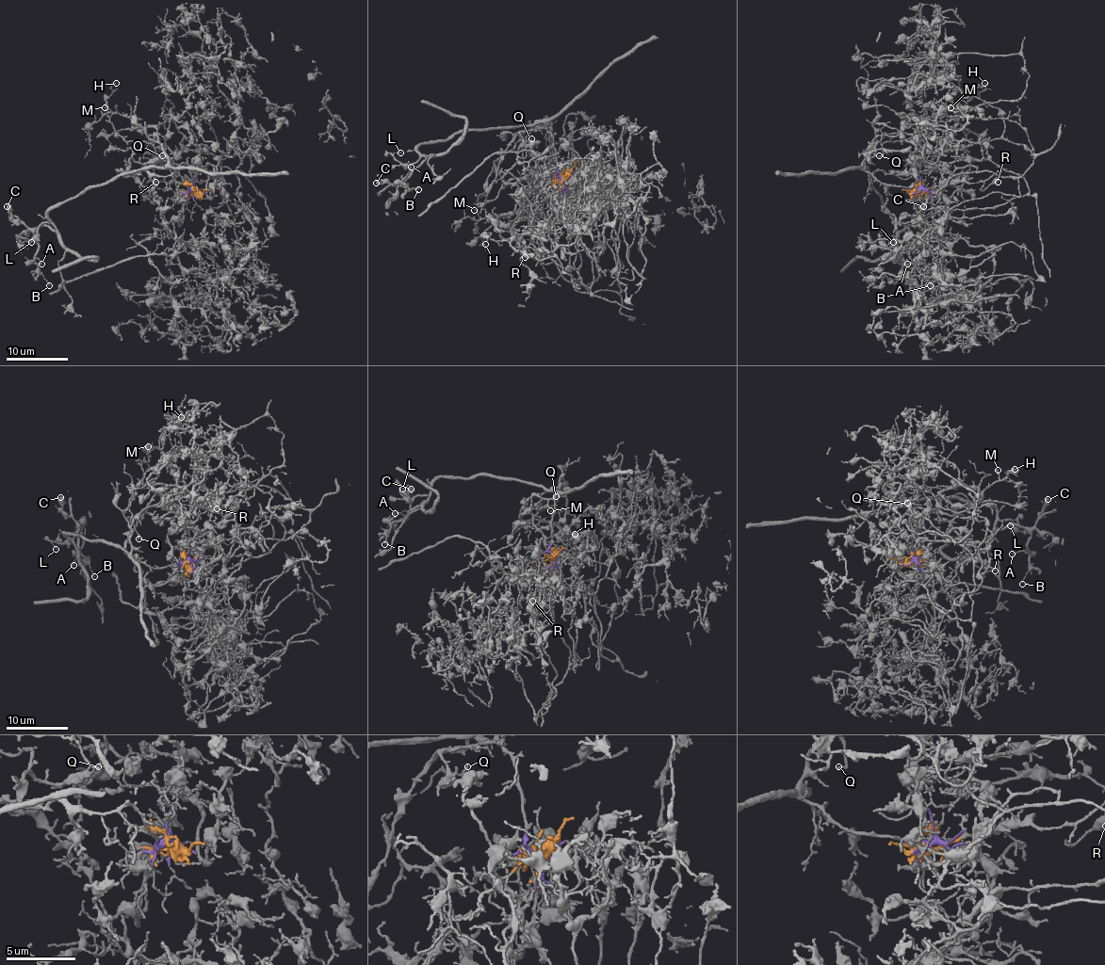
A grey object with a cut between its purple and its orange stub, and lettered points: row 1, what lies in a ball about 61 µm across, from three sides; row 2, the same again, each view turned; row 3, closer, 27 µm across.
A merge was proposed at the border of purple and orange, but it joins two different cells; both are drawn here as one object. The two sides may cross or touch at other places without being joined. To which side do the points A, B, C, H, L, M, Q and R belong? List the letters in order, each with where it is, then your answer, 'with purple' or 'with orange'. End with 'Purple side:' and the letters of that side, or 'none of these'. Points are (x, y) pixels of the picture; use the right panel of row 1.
A: (907, 264) | with purple
B: (930, 285) | with purple
C: (923, 206) | with purple
H: (984, 83) | with purple
L: (893, 242) | with purple
M: (950, 107) | with purple
Q: (879, 155) | with purple
R: (998, 182) | with purple
Purple side: A, B, C, H, L, M, Q, R

